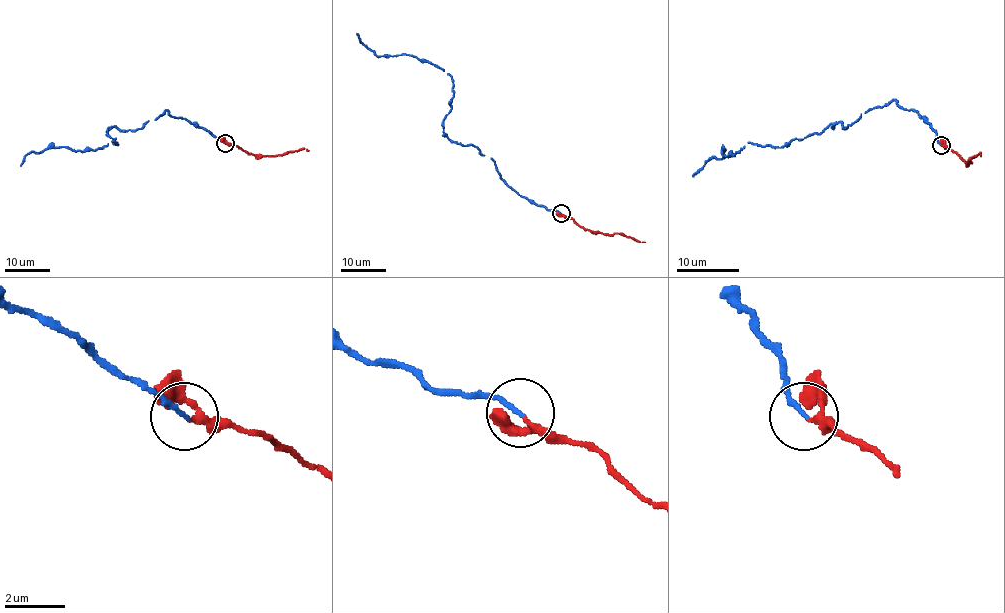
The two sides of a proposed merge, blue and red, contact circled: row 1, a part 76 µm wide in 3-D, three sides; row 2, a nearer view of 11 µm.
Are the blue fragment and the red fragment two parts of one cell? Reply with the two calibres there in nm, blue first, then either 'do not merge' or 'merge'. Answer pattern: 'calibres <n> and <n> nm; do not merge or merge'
calibres 160 and 180 nm; merge

